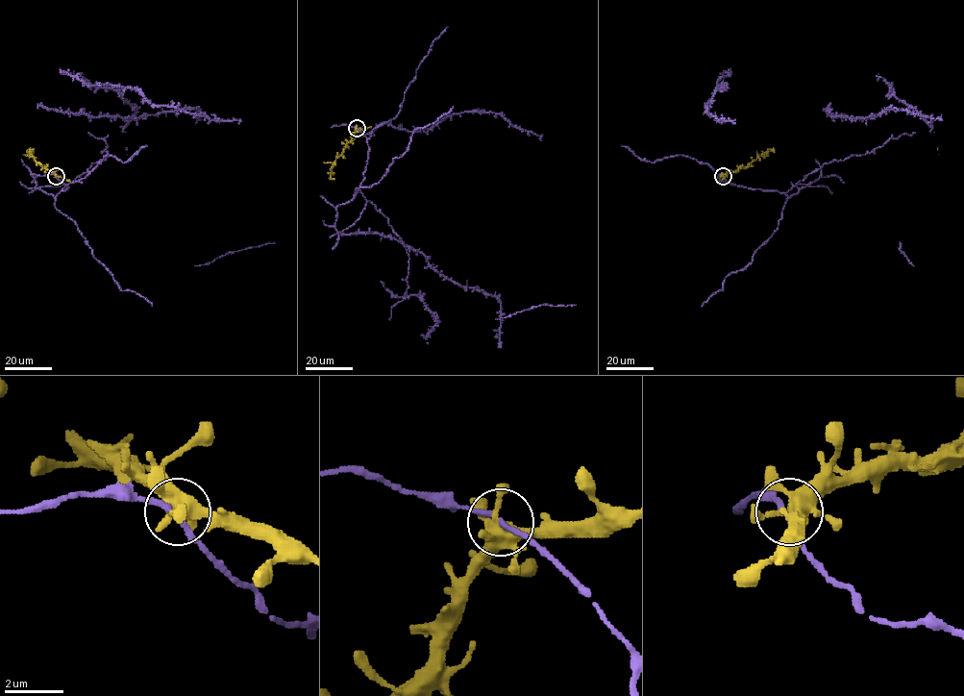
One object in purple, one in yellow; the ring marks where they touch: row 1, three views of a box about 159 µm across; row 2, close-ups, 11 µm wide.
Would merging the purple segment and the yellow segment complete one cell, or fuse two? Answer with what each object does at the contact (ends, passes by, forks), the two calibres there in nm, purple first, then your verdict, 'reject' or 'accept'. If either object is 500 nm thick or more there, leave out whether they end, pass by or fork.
purple passes by; yellow forks; calibres 160 and 440 nm; reject

